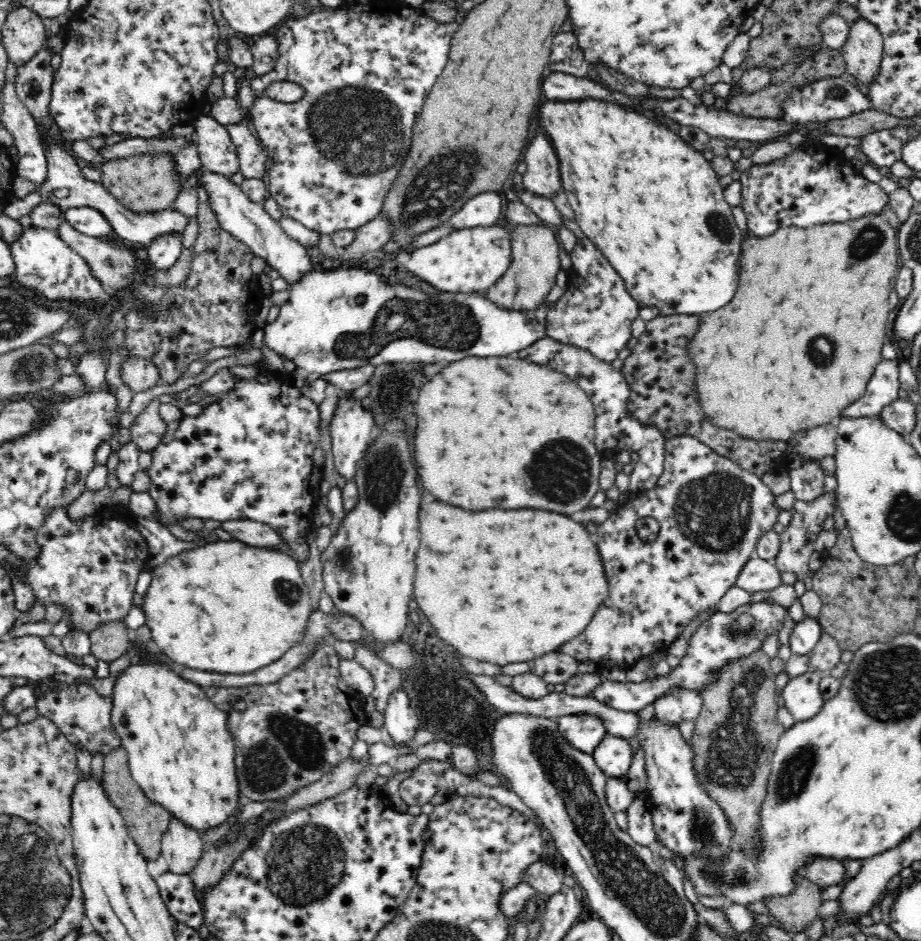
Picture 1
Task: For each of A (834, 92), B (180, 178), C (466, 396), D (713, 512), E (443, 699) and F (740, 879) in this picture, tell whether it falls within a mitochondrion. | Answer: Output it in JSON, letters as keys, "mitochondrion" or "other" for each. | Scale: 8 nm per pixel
{"A":"mitochondrion","B":"other","C":"other","D":"mitochondrion","E":"mitochondrion","F":"mitochondrion"}

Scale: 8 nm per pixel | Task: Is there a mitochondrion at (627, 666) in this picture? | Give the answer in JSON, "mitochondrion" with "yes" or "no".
{"mitochondrion":"no"}

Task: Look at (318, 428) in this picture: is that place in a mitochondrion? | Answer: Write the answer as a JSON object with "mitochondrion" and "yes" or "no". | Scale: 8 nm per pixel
{"mitochondrion":"no"}

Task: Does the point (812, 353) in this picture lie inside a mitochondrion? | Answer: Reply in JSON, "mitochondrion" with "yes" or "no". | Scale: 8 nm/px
{"mitochondrion":"yes"}

